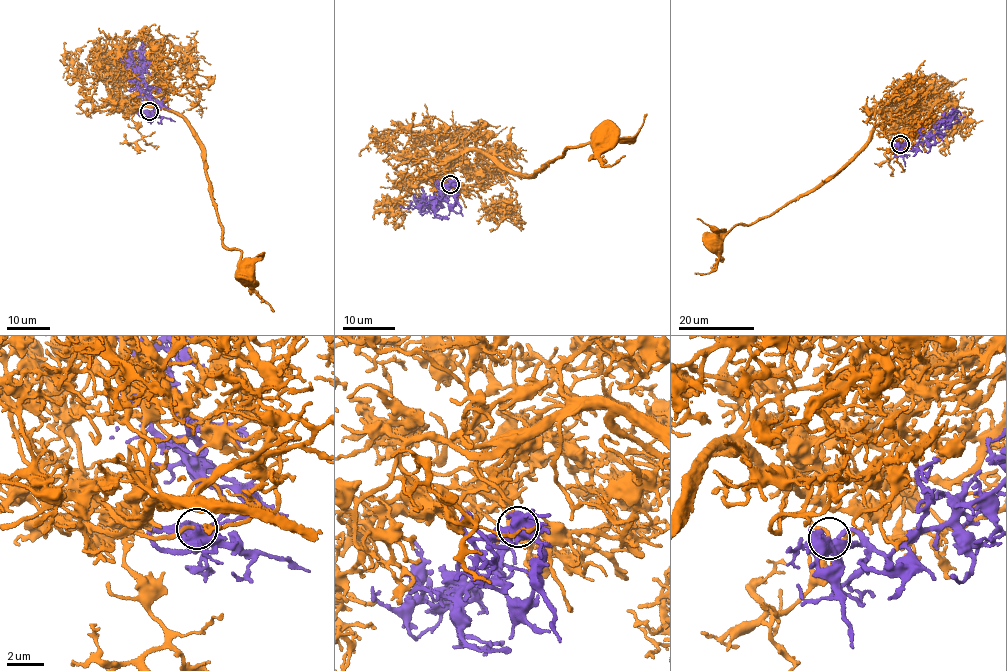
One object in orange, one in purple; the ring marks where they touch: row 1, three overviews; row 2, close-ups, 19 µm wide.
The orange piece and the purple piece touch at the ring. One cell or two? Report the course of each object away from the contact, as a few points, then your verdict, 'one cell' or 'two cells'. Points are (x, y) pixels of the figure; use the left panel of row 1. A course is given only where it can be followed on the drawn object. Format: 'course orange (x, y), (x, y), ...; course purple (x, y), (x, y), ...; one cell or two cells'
course orange (148, 111), (130, 106), (173, 112), (197, 132), (223, 243), (241, 250), (247, 279); course purple (148, 111), (143, 111), (154, 108), (154, 102), (147, 97), (148, 87), (132, 60), (126, 64), (120, 58); one cell

